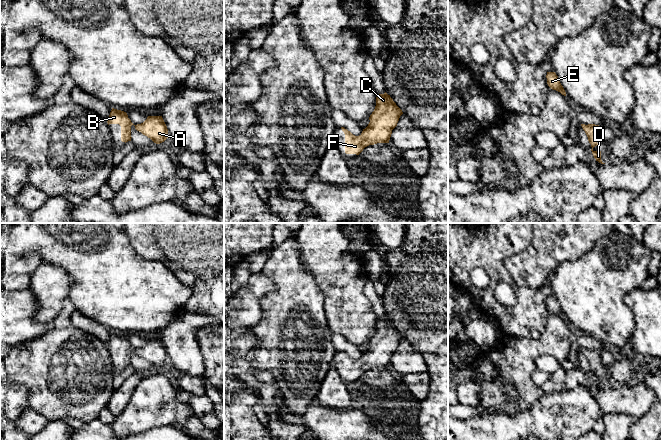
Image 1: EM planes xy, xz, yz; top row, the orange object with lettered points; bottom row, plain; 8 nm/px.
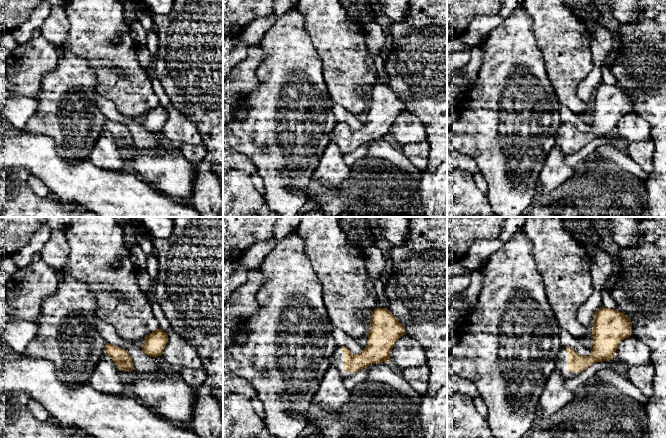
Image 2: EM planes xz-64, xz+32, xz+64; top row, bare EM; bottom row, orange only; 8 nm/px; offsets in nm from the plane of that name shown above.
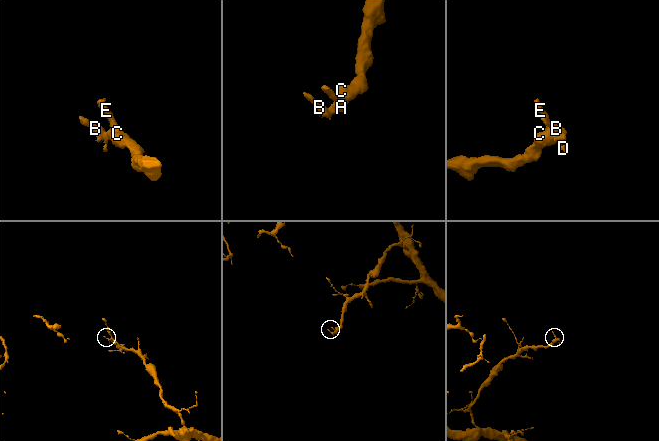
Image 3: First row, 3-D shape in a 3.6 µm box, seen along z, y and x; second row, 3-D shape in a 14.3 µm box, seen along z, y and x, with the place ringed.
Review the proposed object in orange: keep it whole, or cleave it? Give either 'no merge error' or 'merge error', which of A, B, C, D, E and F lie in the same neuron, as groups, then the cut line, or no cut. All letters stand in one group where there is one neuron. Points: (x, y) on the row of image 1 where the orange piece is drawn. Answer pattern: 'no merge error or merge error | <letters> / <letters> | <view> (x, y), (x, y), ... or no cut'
no merge error | A B C D E F | no cut

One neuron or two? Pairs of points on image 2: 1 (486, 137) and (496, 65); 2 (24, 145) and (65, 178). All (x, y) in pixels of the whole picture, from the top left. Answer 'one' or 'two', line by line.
1: one
2: one

